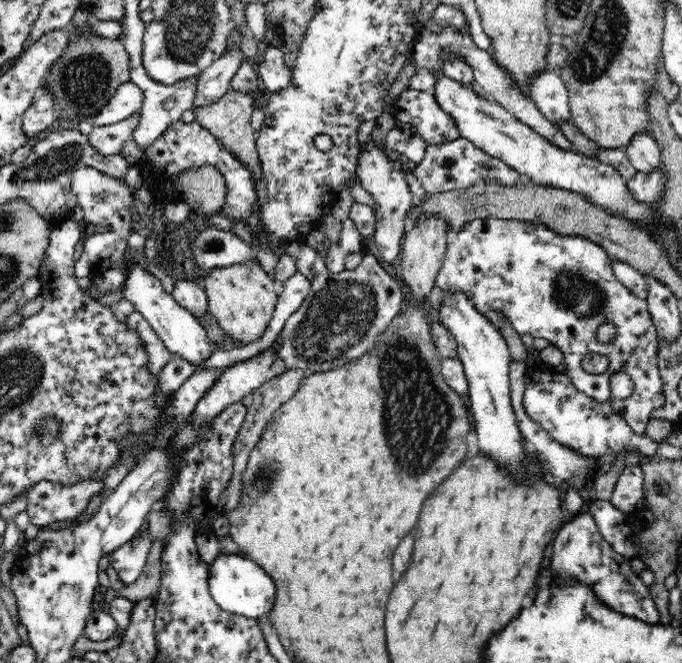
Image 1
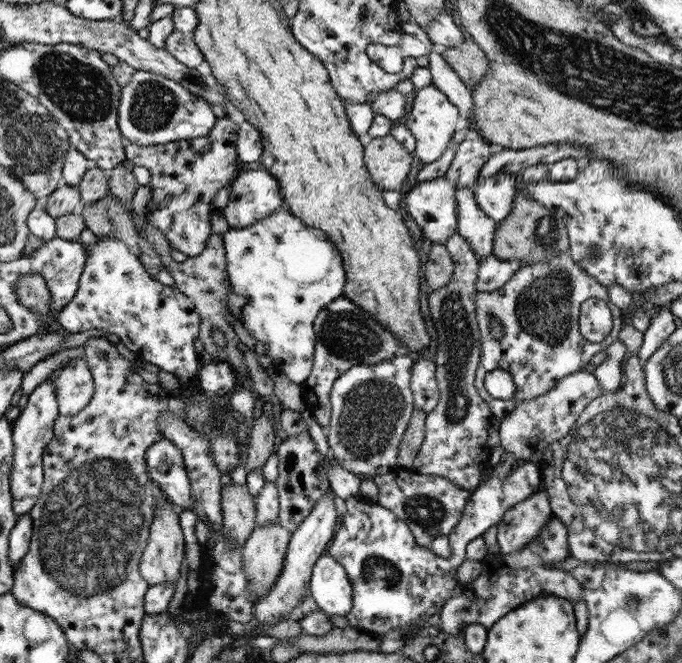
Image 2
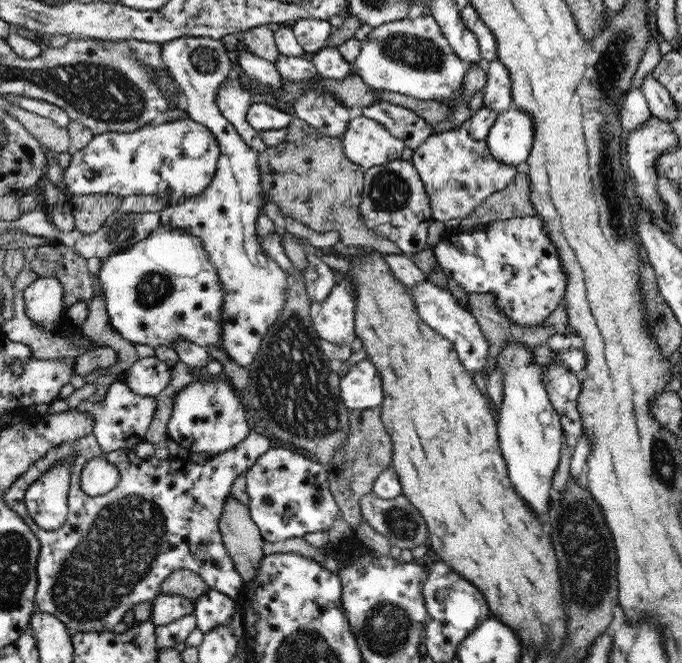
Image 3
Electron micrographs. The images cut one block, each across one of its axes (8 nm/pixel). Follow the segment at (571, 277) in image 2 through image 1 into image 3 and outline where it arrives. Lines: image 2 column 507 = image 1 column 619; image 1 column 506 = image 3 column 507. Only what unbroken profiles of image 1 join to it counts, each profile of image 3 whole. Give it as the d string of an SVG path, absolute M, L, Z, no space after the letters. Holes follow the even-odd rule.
M538 215L494 220L483 225L480 232L443 238L432 250L448 279L454 280L466 292L490 294L502 315L520 328L542 324L564 300L568 284L566 273L562 269L556 246L550 241L543 220Z

